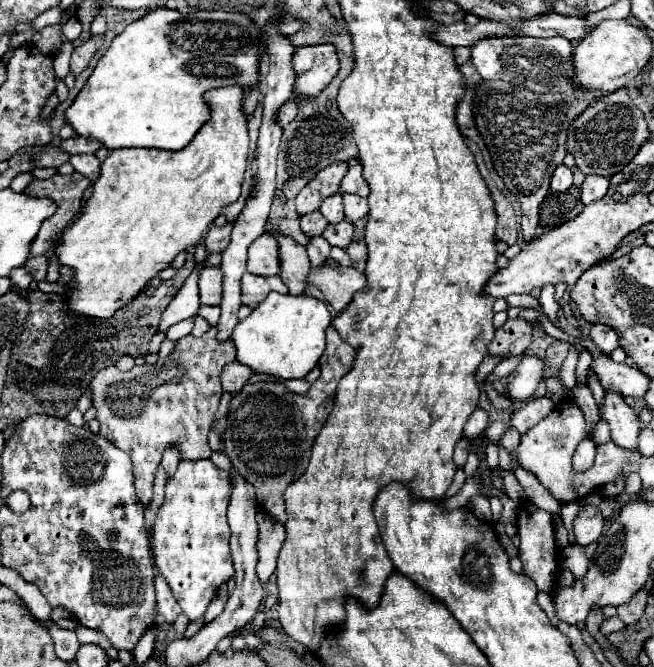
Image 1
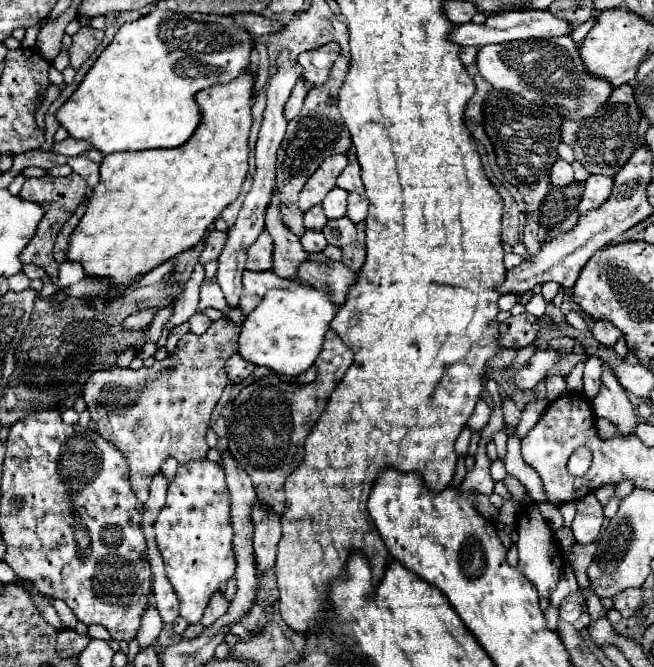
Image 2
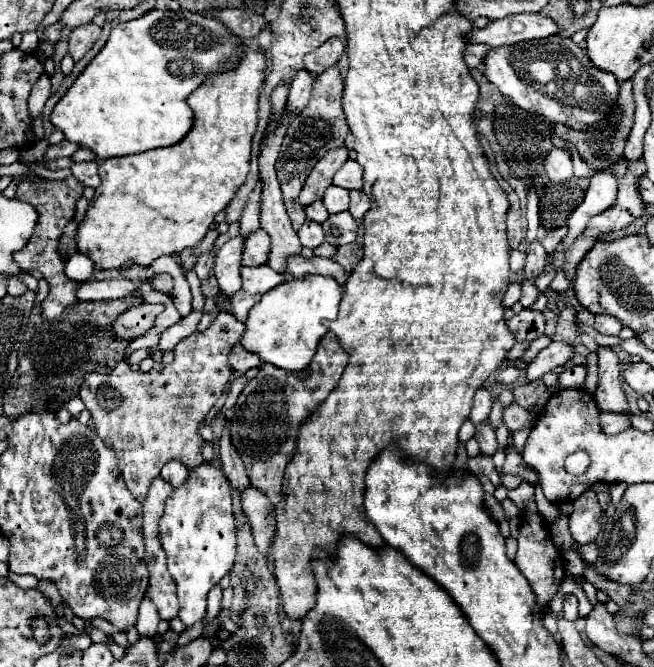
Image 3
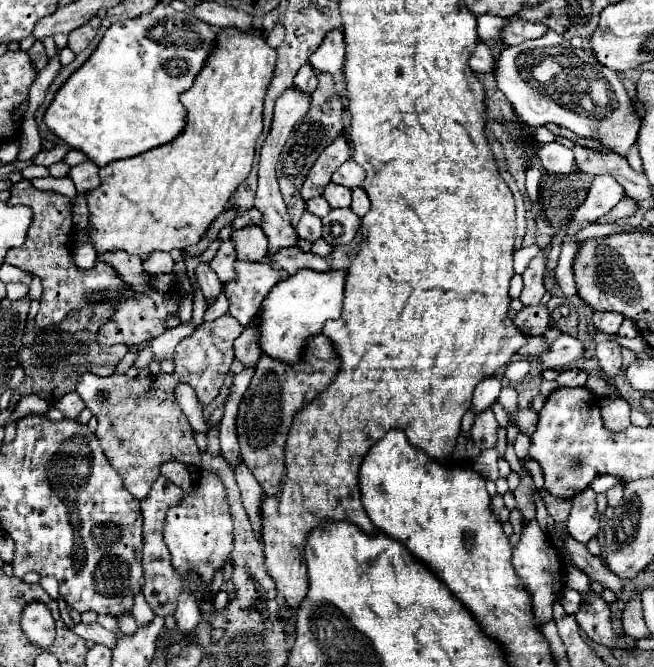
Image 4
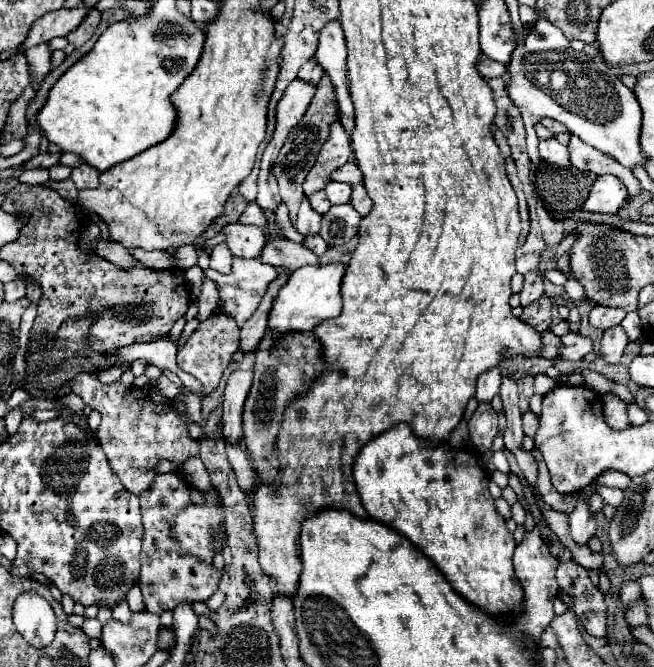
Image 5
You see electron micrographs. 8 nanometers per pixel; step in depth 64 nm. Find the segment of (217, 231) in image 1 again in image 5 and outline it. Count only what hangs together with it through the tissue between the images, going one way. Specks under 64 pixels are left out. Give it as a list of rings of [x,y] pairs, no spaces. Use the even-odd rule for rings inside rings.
[[[204,278],[204,284],[202,284],[202,294],[198,298],[198,318],[200,322],[204,322],[208,316],[212,316],[212,310],[216,308],[216,302],[218,302],[218,288],[216,288],[216,282],[210,280],[210,278]]]

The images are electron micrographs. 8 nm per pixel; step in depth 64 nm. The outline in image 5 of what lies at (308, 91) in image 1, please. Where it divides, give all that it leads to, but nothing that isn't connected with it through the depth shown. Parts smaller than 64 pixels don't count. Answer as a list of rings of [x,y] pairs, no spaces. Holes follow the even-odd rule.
[[[328,22],[320,32],[320,44],[314,54],[314,60],[324,68],[324,72],[336,84],[338,106],[342,110],[342,126],[350,134],[354,130],[354,106],[348,94],[346,78],[346,40],[340,28],[340,22]]]

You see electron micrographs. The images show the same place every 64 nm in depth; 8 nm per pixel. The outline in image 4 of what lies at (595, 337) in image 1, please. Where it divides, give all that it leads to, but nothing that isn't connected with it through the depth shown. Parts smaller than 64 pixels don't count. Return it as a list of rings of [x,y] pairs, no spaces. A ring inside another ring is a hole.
[[[594,312],[594,326],[606,334],[618,334],[622,320],[622,314],[616,312]]]

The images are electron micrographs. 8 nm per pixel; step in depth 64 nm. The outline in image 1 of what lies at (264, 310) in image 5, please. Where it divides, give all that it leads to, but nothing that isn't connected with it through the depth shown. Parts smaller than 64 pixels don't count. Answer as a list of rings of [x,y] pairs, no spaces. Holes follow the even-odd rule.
[[[230,362],[228,366],[224,366],[224,372],[220,376],[220,382],[222,382],[222,388],[224,392],[230,392],[230,394],[236,394],[242,390],[242,386],[246,384],[246,380],[252,376],[252,370],[242,366],[240,362]]]

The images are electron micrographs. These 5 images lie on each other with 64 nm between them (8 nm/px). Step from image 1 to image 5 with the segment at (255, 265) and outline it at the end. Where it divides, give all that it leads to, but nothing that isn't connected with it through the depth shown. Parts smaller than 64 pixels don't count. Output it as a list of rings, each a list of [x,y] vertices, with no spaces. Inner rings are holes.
[[[236,222],[224,226],[222,232],[226,234],[230,252],[238,258],[258,258],[266,244],[266,232],[260,226],[244,226]]]

